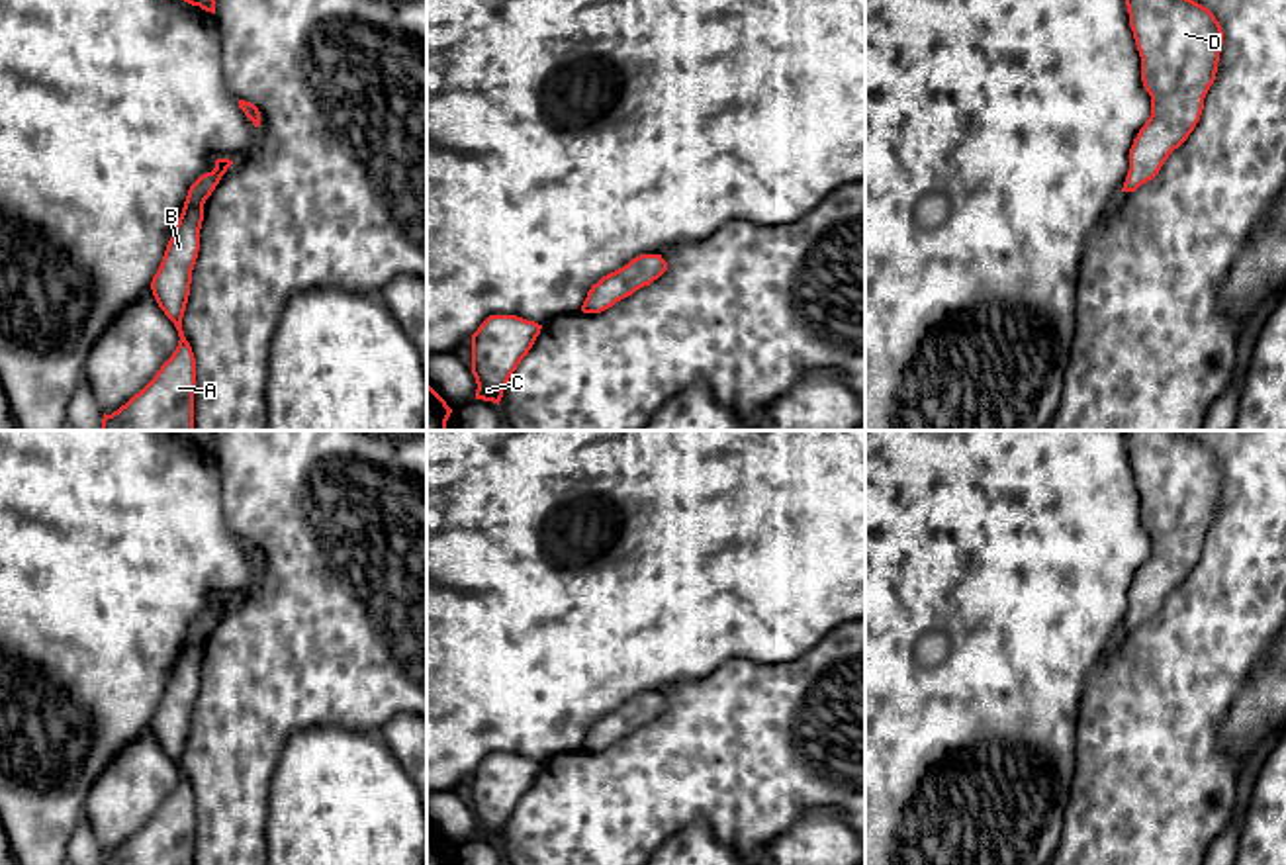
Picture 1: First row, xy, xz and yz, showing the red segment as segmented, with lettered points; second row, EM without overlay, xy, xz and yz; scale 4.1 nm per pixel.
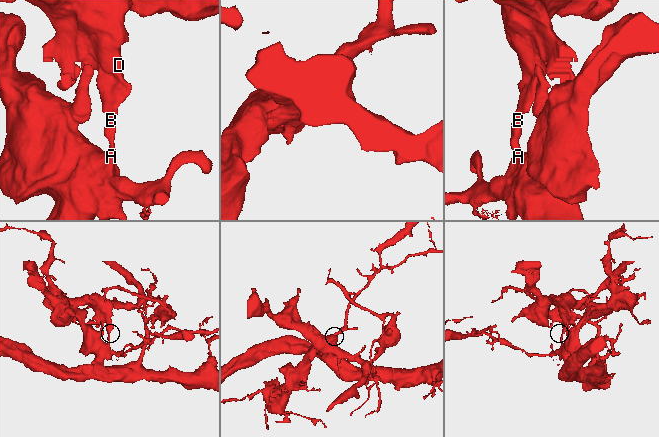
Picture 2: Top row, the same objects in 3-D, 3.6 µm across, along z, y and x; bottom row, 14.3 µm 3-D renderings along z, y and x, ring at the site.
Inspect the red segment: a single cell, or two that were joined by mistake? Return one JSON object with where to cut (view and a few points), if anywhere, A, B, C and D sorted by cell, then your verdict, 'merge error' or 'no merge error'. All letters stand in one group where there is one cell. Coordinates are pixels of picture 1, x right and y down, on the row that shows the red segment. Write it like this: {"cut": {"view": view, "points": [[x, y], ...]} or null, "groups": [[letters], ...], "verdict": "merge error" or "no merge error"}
{"cut": {"view": "yz", "points": [[1138, 136], [1140, 169], [1128, 175]]}, "groups": [["A", "B", "C"], ["D"]], "verdict": "merge error"}

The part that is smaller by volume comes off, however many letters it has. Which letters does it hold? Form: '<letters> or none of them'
D

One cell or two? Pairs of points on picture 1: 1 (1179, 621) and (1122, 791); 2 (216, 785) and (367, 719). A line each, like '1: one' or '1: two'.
1: one
2: one

